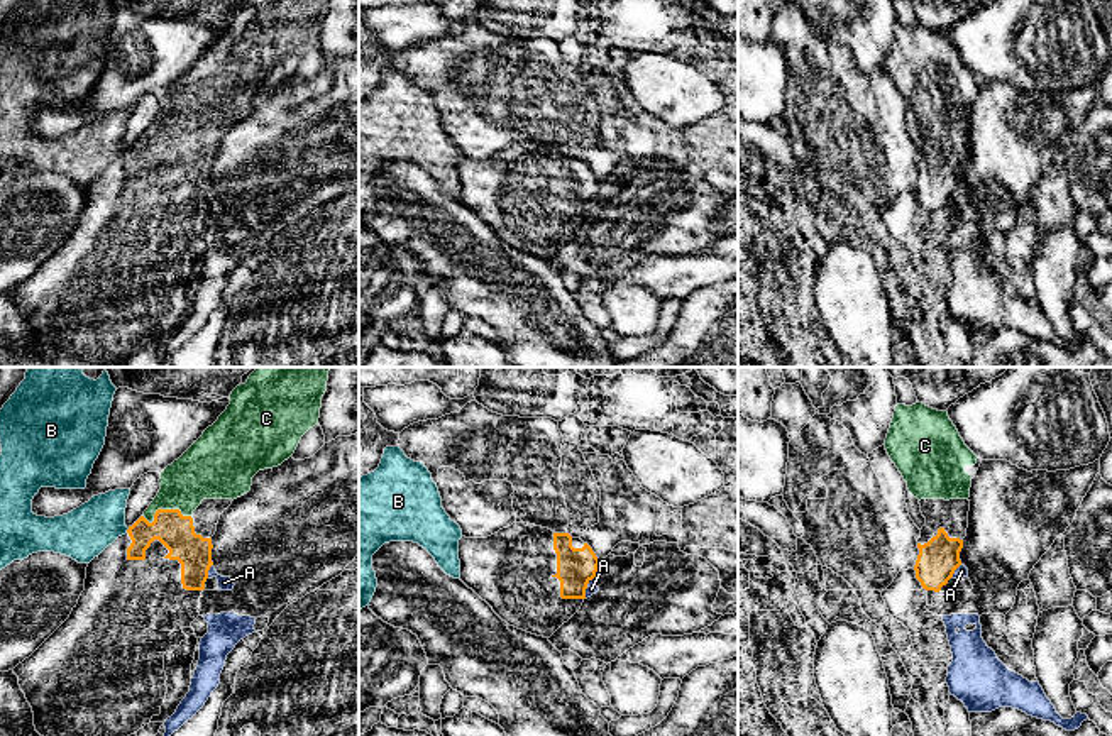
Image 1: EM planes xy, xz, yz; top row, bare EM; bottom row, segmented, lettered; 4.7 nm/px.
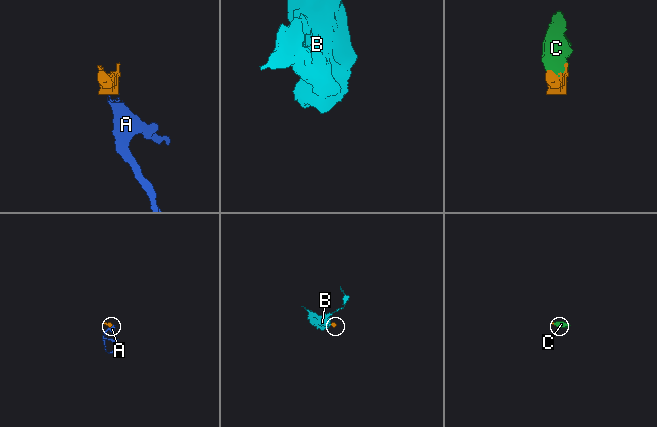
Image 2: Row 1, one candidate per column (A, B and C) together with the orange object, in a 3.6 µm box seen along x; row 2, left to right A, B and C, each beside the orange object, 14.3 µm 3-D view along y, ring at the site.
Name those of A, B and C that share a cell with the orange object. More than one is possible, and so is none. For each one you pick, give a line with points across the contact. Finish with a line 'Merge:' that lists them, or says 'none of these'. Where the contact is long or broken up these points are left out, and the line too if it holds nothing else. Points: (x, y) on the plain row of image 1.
Merge: C

